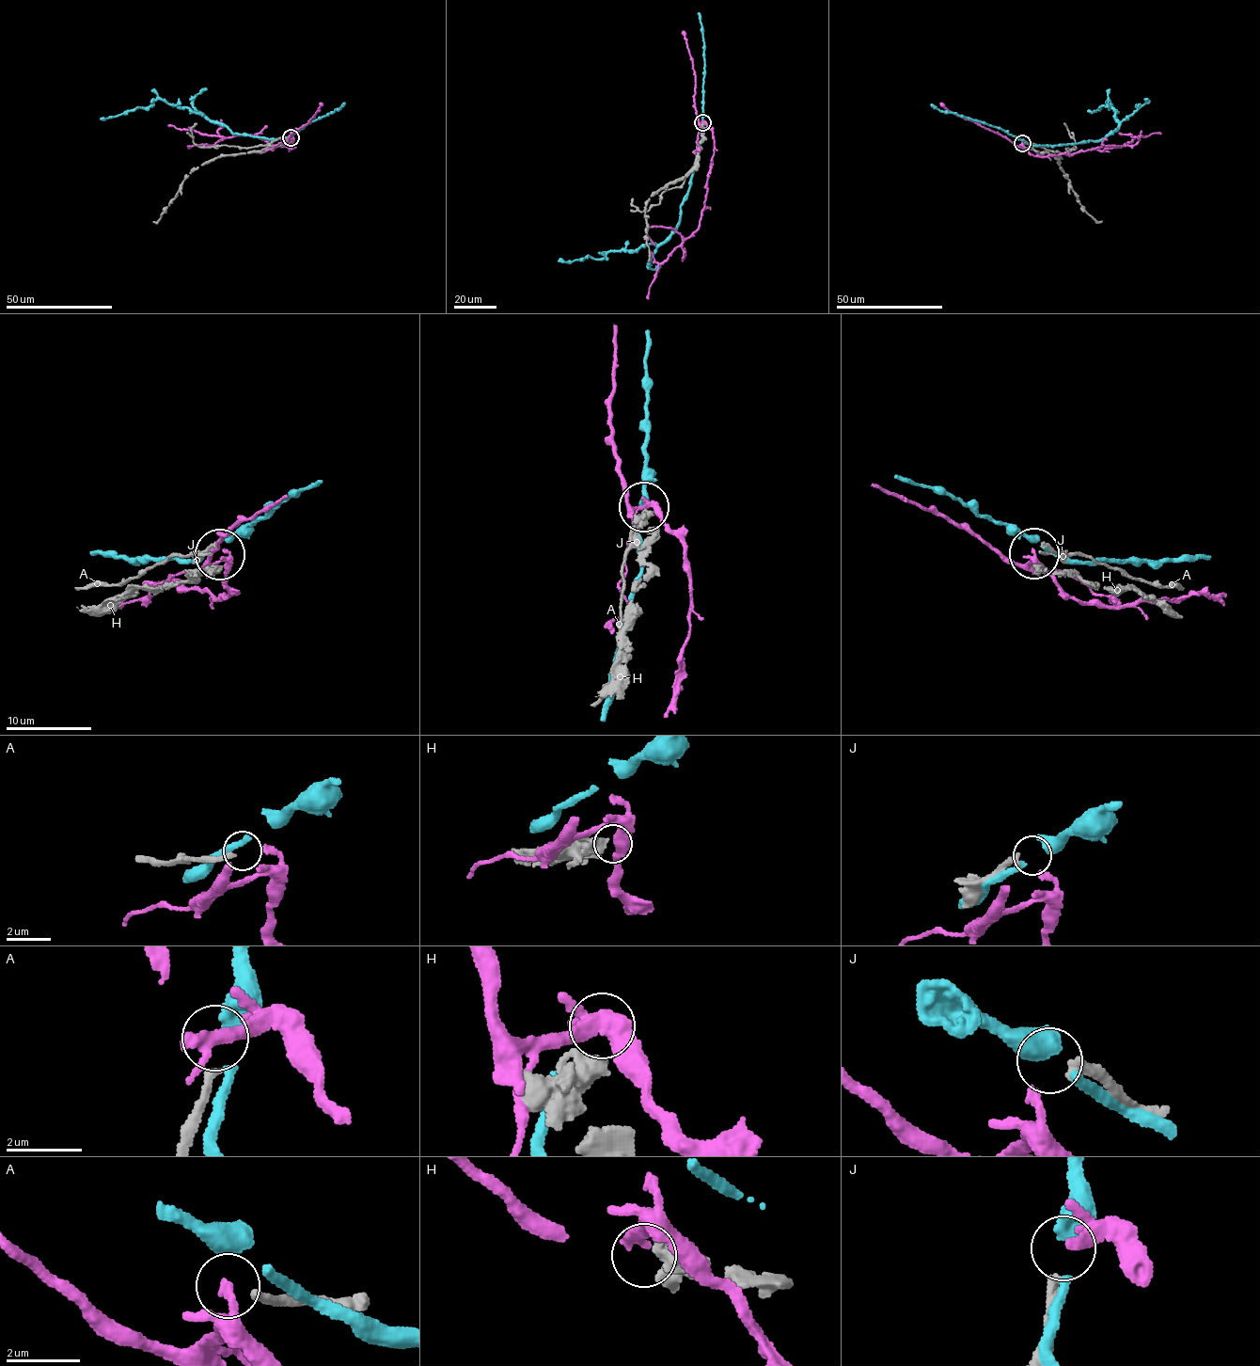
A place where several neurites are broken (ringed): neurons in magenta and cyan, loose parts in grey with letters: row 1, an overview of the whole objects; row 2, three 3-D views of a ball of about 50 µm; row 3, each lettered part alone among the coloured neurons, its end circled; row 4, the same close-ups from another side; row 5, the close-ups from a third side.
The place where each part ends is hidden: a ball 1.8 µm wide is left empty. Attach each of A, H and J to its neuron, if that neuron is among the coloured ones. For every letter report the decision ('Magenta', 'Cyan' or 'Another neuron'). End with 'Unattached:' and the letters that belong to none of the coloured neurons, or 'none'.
A: Magenta
H: Another neuron
J: Another neuron
Unattached: H, J

